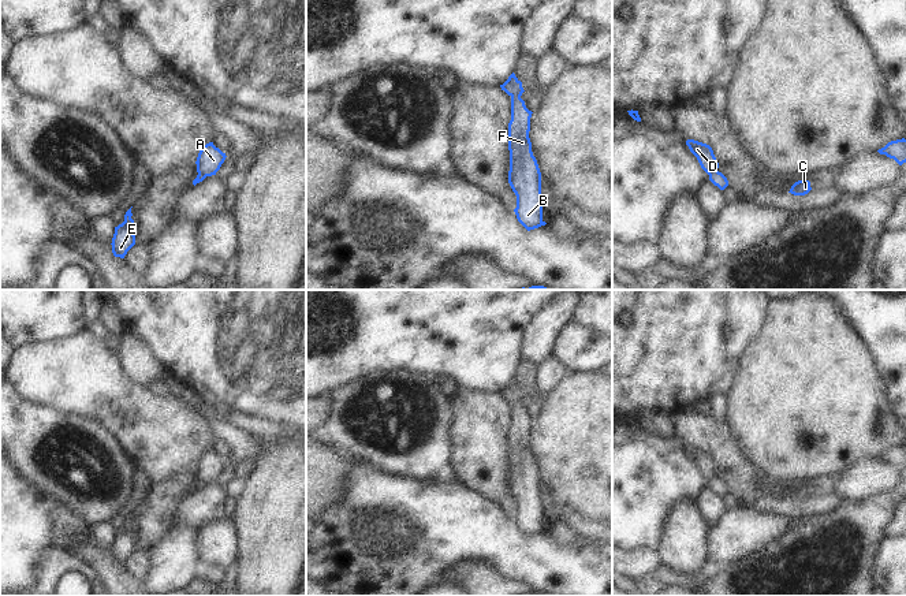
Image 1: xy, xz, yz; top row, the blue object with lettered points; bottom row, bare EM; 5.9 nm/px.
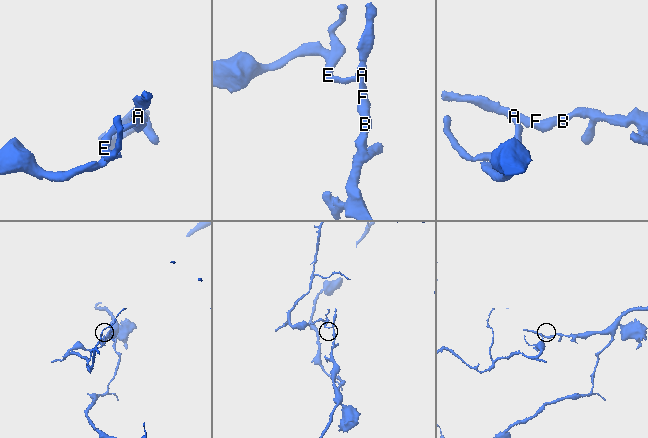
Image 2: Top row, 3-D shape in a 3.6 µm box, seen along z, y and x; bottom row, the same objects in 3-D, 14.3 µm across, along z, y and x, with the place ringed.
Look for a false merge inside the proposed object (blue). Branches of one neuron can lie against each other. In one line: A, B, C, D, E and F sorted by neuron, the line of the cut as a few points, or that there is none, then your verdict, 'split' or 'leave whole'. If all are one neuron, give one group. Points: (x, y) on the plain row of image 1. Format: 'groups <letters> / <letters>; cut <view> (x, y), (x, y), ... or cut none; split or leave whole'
groups A B C D F / E; cut xz (506, 387), (515, 395), (513, 401); split

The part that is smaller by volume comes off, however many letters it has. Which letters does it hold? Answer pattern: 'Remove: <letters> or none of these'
Remove: E

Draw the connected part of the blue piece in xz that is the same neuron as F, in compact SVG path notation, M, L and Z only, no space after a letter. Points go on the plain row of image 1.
M514 379L506 388L517 395L511 401L511 426L508 429L508 489L517 502L517 514L514 515L517 525L530 537L547 530L543 526L541 478L529 444L533 418L521 405L525 396Z

